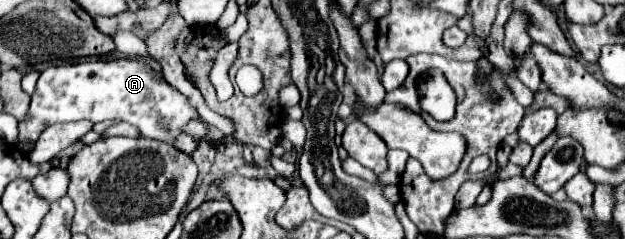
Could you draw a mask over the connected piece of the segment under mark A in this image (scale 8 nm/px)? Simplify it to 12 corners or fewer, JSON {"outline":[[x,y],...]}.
{"outline":[[139,59],[51,65],[19,143],[107,119],[173,145],[199,113]]}

